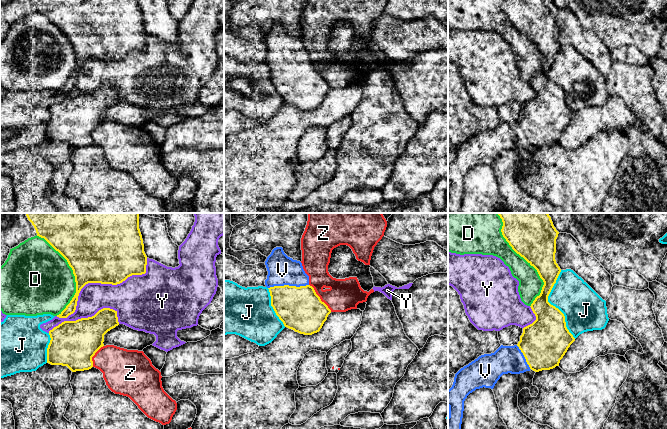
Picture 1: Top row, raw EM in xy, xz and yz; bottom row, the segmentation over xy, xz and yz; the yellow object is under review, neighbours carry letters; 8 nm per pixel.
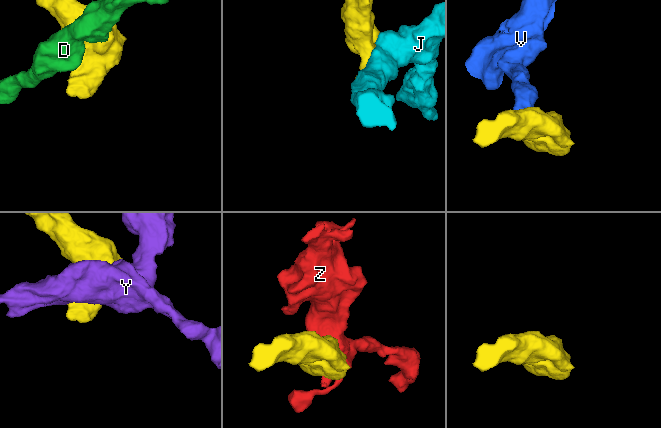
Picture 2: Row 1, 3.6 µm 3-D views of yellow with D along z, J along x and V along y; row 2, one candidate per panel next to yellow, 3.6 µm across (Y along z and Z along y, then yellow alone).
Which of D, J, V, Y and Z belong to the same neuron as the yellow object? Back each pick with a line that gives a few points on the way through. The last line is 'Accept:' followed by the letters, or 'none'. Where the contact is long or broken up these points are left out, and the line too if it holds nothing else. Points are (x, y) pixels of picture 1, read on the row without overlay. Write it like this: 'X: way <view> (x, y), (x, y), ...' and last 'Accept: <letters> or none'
V: way xz (299, 84), (291, 72), (288, 61), (282, 46)
Accept: V

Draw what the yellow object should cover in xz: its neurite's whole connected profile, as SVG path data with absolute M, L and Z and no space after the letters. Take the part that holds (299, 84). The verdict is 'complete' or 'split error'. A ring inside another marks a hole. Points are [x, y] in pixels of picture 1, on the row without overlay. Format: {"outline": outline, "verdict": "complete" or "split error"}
{"outline": "M276 23L265 41L271 82L284 102L304 111L319 108L331 86L309 61L302 39L288 33L282 23Z", "verdict": "split error"}

